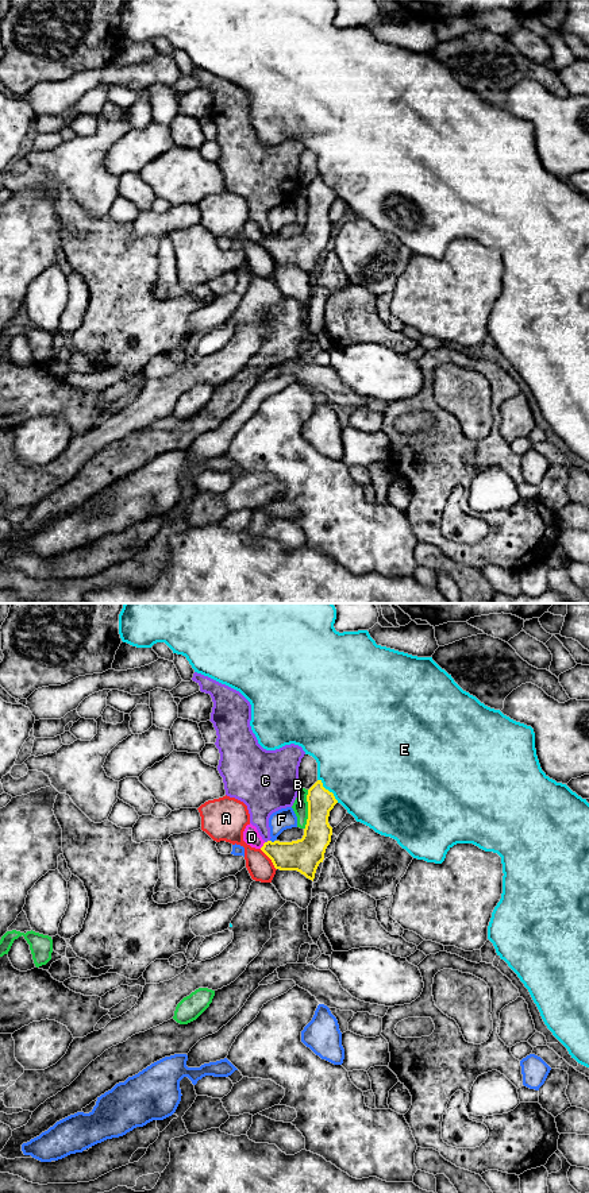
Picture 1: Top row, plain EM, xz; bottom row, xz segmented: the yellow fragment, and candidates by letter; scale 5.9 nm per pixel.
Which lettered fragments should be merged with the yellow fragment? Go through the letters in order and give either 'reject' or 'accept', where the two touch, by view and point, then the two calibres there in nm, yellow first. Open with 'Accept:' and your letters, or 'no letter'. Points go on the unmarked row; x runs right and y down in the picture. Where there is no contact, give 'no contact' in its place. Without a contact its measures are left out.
Accept: D
A: reject | xz (270, 254) | 200/150 nm
B: reject | xz (308, 205) | 190/90 nm
C: reject | xz (268, 236) | 200/200 nm
D: accept | xz (264, 240) | 200/100 nm
E: reject | xz (327, 185) | 160/480 nm
F: reject | xz (274, 236) | 200/130 nm

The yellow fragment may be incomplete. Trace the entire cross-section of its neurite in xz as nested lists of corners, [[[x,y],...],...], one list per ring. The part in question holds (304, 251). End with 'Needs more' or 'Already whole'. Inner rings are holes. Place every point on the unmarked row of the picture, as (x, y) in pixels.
[[[317,175],[307,190],[308,215],[301,235],[292,238],[265,238],[251,219],[243,227],[243,236],[251,243],[261,244],[280,266],[297,266],[307,274],[315,274],[316,265],[324,255],[331,238],[332,223],[328,219],[330,206],[338,198],[334,189]]]. Needs more

